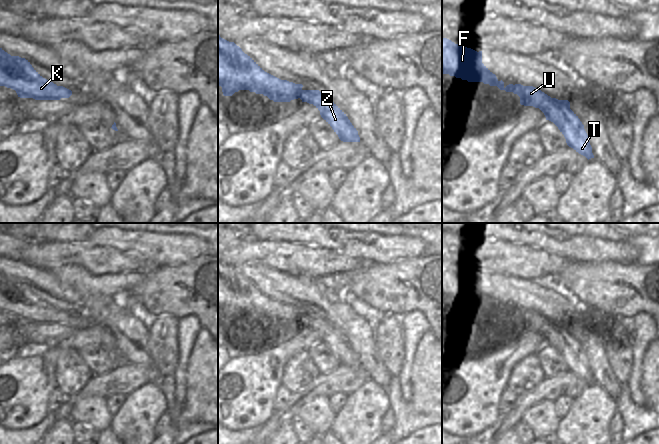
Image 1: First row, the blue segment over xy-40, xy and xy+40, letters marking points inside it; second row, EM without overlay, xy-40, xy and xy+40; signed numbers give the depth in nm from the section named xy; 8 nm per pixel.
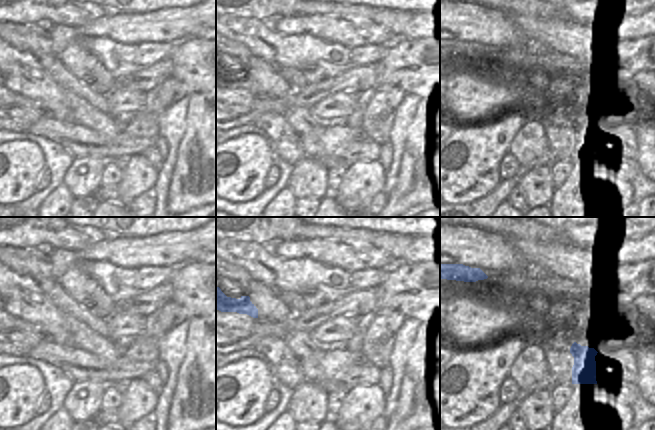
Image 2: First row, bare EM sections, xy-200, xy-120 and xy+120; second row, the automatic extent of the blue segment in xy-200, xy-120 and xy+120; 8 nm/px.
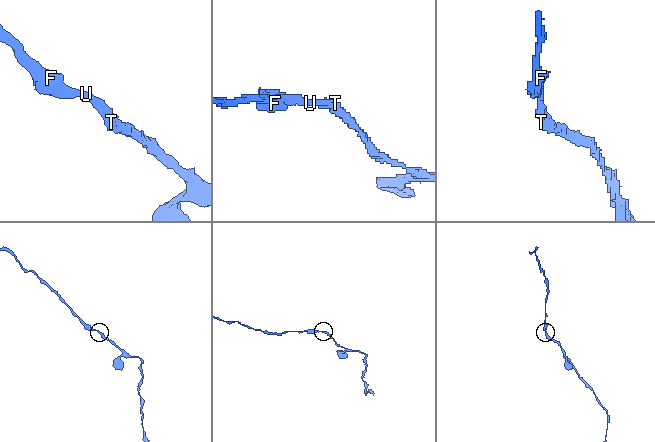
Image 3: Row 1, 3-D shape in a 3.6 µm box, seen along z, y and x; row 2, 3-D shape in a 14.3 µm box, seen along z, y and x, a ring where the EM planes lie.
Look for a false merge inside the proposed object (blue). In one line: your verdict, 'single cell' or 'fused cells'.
single cell

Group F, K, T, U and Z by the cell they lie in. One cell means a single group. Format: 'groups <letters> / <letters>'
groups F K T U Z

